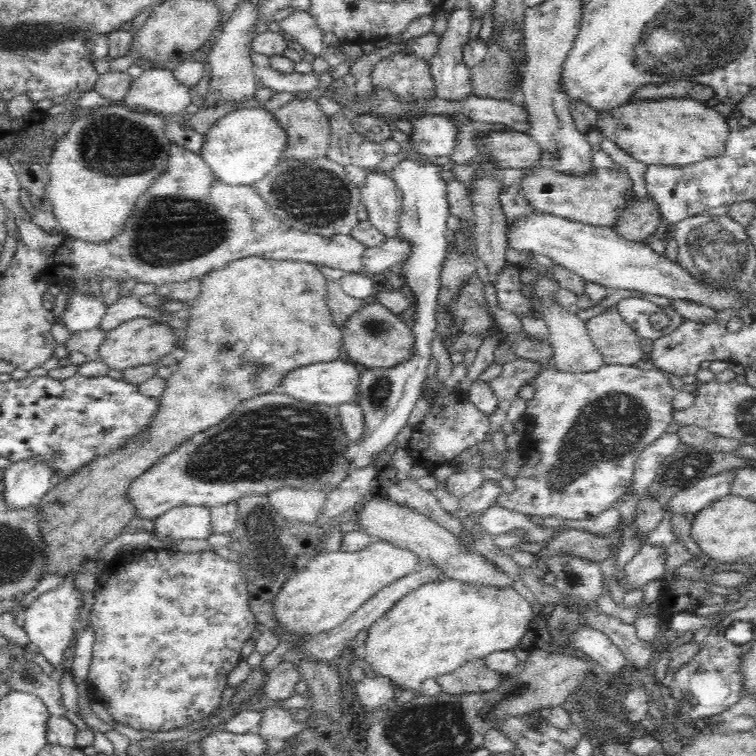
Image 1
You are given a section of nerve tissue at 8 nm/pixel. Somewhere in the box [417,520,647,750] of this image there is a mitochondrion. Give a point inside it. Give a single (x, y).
(570, 575)

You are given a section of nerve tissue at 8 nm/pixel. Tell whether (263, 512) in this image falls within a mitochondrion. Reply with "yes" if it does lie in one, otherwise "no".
yes

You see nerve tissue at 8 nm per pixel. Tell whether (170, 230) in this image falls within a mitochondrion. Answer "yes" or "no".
yes

